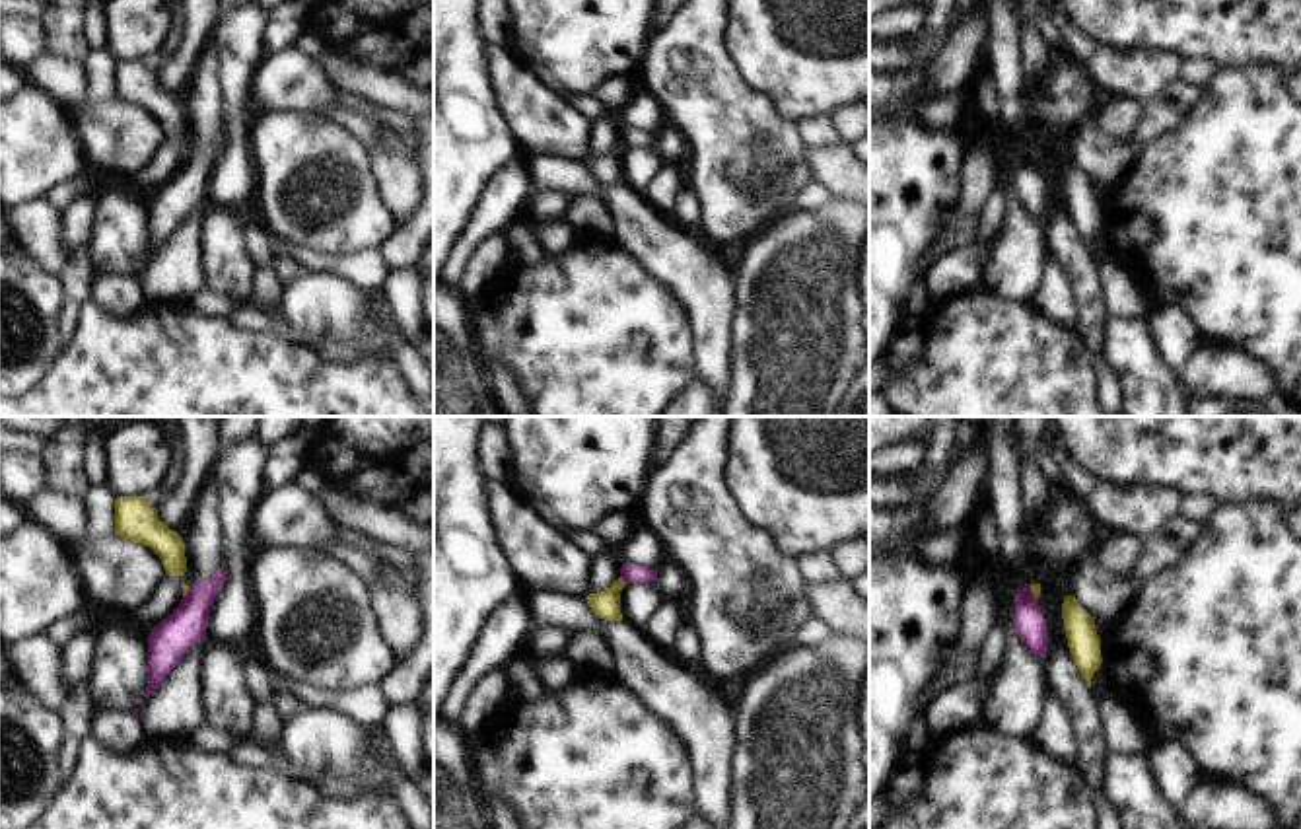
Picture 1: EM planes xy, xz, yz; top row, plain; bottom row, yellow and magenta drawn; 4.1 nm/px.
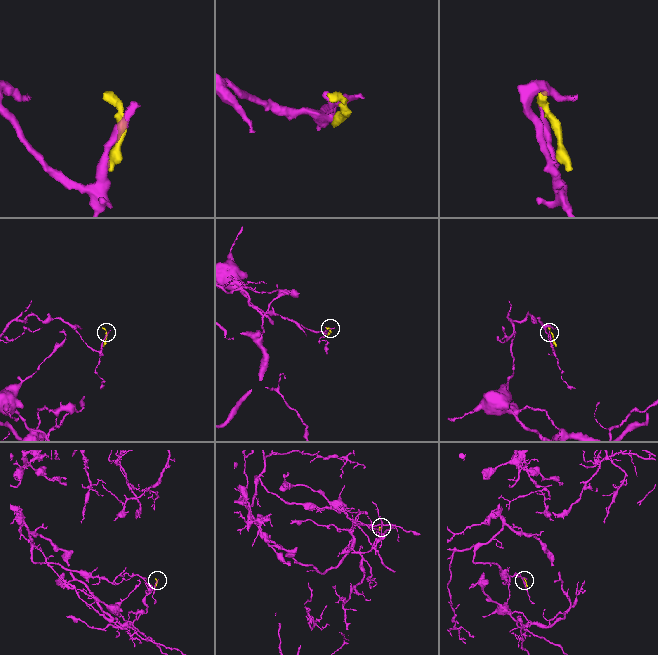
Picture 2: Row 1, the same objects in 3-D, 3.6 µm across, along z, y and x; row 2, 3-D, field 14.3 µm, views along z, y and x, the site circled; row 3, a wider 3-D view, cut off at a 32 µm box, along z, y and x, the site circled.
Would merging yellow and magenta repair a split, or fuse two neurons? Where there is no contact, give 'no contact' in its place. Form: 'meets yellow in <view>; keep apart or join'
meets yellow in xz; keep apart

